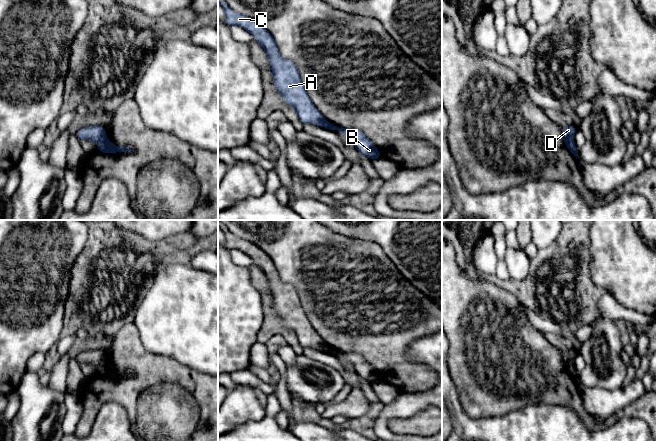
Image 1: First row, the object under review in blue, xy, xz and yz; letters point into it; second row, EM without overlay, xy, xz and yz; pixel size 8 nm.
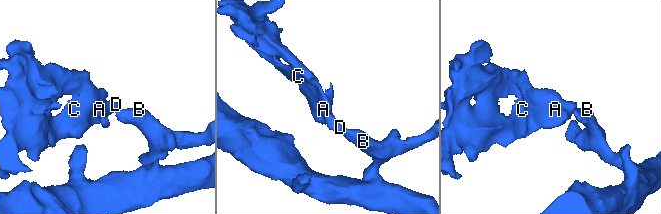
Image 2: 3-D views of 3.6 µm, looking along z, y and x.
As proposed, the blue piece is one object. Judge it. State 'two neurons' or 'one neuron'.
two neurons

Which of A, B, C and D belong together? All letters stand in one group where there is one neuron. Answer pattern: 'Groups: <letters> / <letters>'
Groups: A C D / B

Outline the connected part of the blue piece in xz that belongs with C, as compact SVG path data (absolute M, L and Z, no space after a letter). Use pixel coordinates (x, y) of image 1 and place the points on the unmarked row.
M218 224L223 231L227 250L238 249L250 256L254 264L266 275L273 299L273 306L283 324L292 330L300 345L305 348L322 350L326 345L323 339L314 330L300 303L294 286L280 280L273 260L258 246L250 241L232 234L223 224Z

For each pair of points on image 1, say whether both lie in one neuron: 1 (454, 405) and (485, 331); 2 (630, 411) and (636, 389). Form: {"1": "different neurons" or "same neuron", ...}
{"1": "different neurons", "2": "different neurons"}

